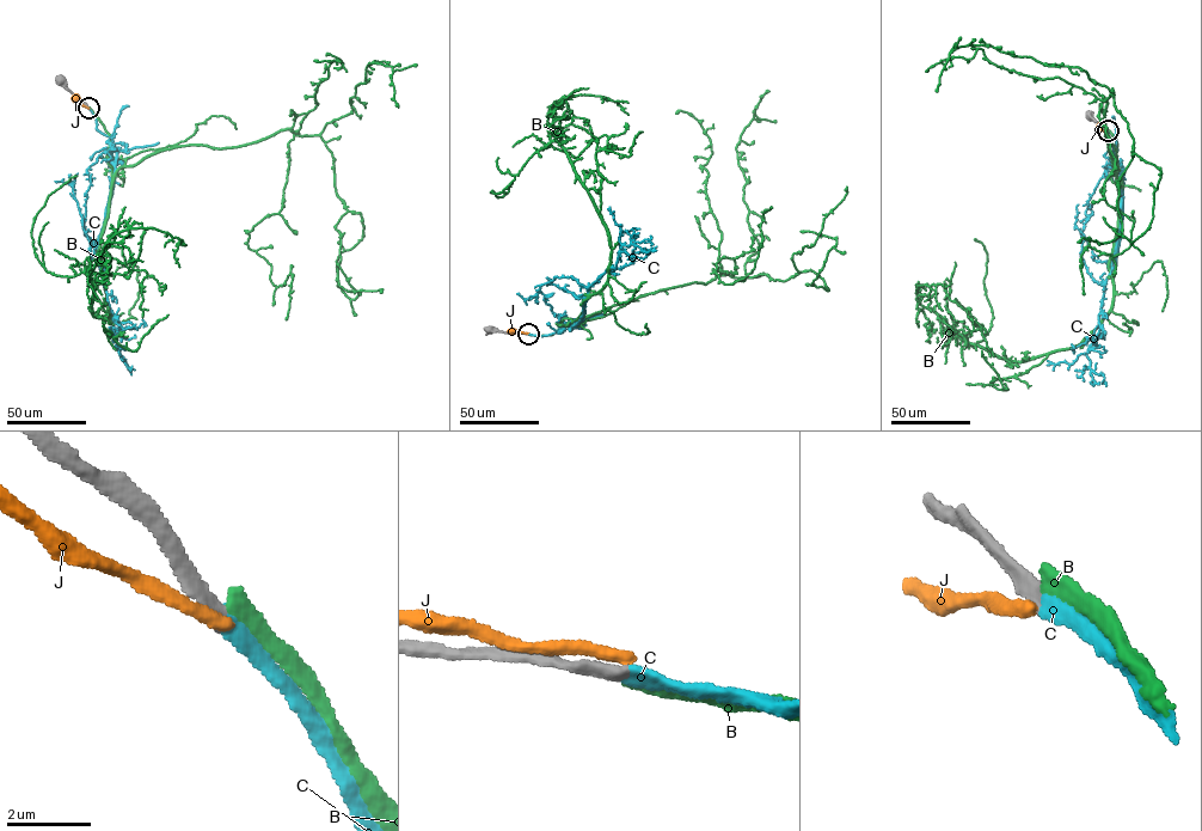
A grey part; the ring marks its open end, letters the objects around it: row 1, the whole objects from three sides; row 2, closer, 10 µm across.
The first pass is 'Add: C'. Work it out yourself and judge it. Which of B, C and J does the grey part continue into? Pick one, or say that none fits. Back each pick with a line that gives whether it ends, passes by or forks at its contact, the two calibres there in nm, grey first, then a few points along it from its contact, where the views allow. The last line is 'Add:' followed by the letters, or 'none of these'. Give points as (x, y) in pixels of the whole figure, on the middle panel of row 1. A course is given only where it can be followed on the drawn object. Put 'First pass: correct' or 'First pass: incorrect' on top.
First pass: correct
C: It ends there. Thickness 360 nm (grey) against 340 nm. Its course: (528, 334), (551, 335), (581, 319), (587, 289), (615, 267), (623, 245), (633, 244), (647, 252), (656, 246)
Add: C

